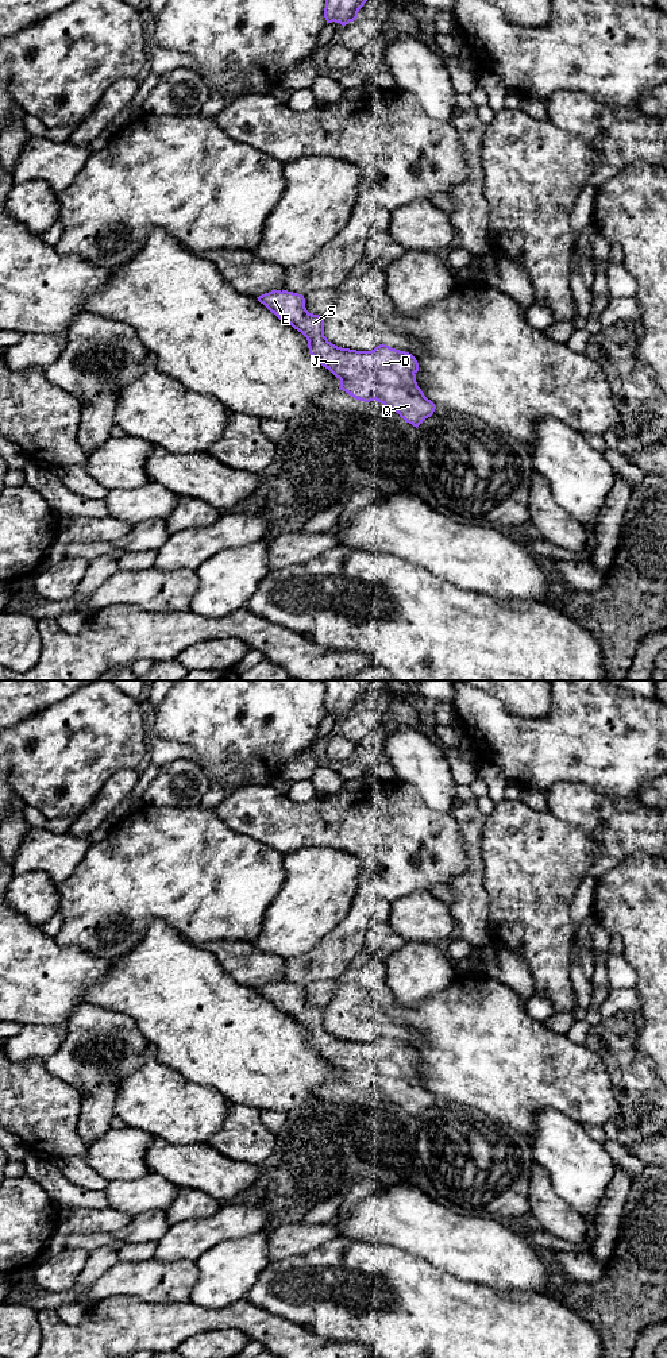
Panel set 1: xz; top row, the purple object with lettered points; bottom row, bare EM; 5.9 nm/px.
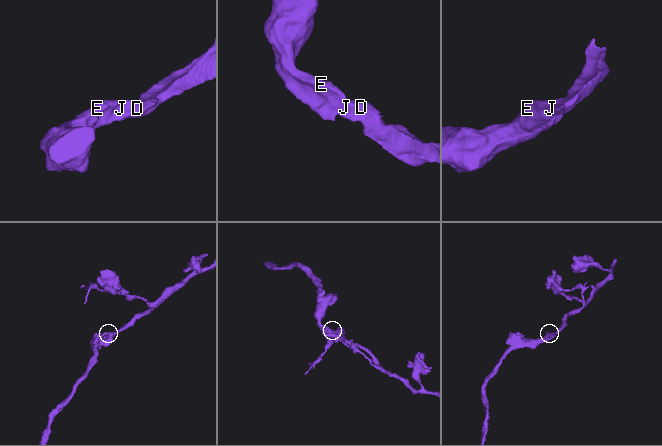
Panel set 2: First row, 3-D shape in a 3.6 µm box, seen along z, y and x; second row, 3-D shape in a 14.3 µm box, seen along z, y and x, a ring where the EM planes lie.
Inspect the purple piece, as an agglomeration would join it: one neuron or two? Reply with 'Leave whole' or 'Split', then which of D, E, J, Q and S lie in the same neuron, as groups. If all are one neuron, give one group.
Leave whole. Groups: D E J Q S

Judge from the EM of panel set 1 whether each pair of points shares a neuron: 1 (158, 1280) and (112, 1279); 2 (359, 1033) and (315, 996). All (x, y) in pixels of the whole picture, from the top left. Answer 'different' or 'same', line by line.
1: same
2: different

